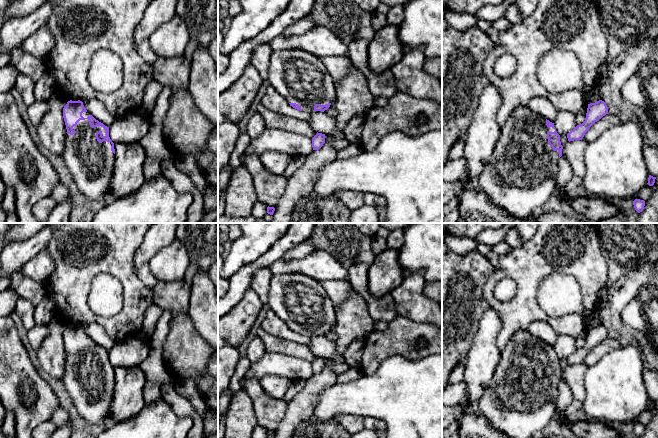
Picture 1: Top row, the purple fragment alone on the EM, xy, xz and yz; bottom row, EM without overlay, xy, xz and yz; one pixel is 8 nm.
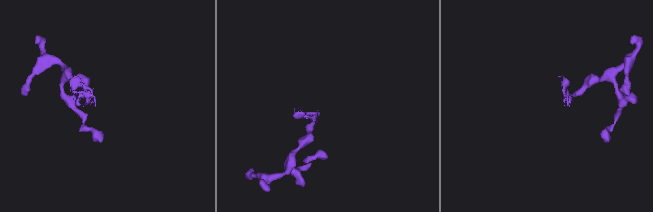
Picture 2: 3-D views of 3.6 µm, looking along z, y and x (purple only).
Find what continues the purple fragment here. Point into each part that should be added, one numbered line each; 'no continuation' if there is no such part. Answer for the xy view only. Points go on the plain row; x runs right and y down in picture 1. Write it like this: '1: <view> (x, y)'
1: xy (91, 388)

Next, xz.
1: xz (300, 301)

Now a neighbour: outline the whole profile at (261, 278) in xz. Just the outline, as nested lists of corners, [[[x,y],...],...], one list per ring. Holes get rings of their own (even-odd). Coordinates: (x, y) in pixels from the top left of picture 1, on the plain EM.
[[[259,268],[253,274],[250,288],[257,293],[263,304],[268,302],[268,288],[272,276],[273,273],[269,268]]]

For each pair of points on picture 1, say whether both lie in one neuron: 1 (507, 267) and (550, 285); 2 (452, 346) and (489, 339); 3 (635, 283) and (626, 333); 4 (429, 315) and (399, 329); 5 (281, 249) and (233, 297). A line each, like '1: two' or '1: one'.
1: two
2: two
3: one
4: two
5: one

